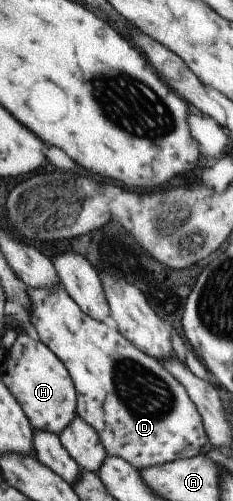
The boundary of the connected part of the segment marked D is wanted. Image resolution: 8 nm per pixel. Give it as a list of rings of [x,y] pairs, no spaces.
[[[62,284],[43,288],[27,286],[27,292],[32,302],[30,323],[69,369],[77,391],[77,413],[96,428],[110,456],[124,458],[141,470],[199,454],[207,437],[202,416],[187,395],[185,385],[172,372],[126,339],[112,323],[88,315]]]

